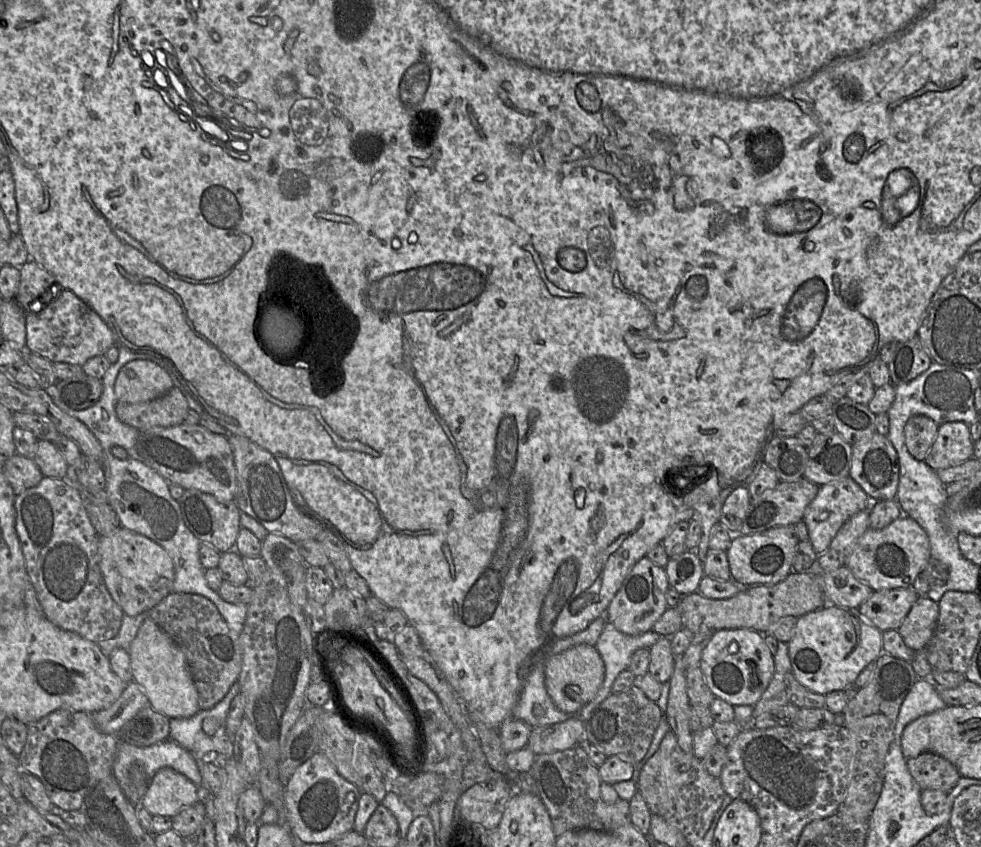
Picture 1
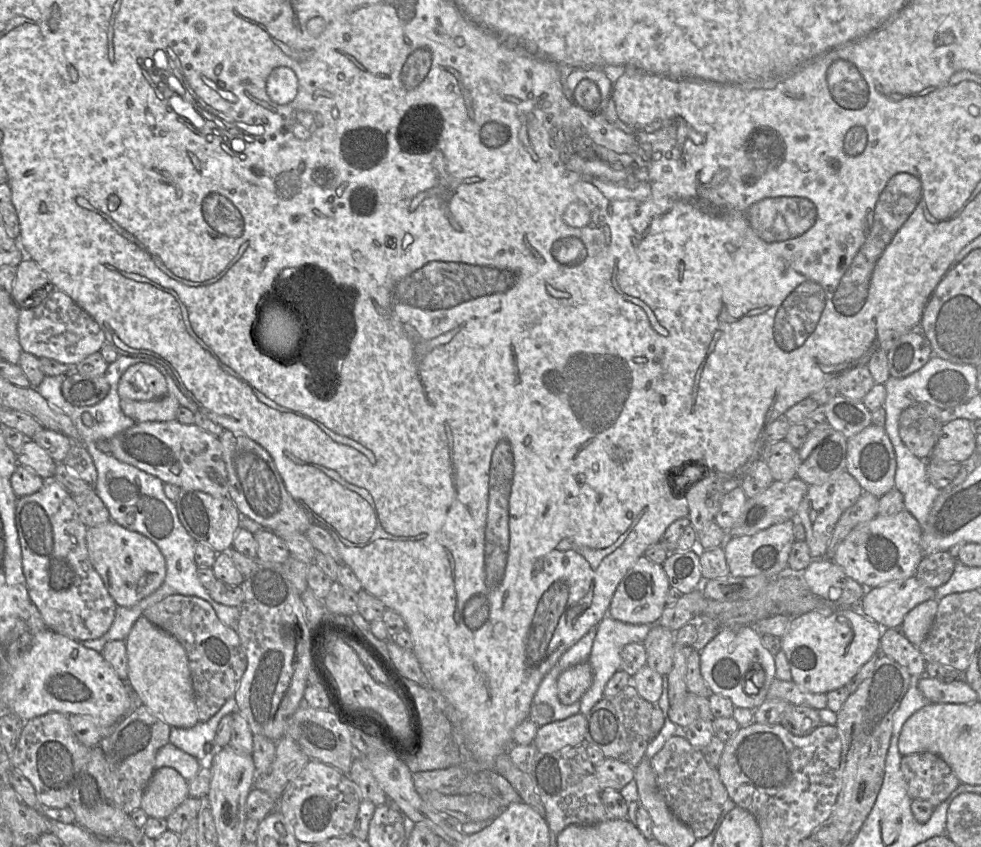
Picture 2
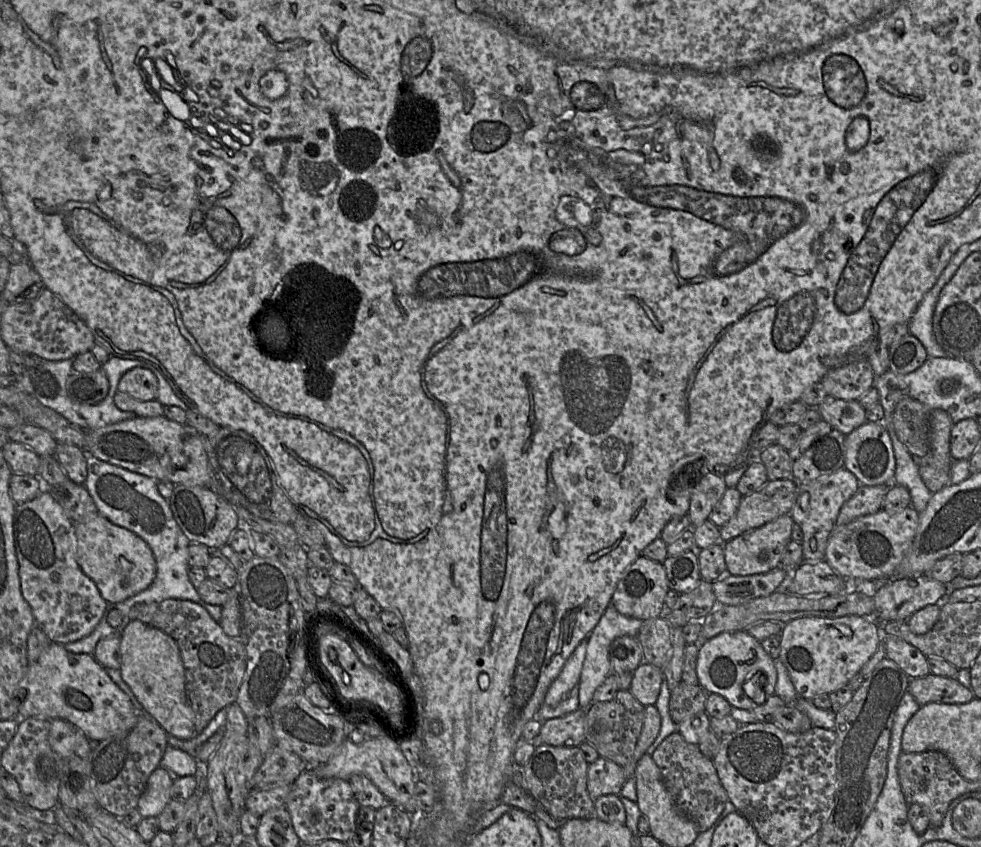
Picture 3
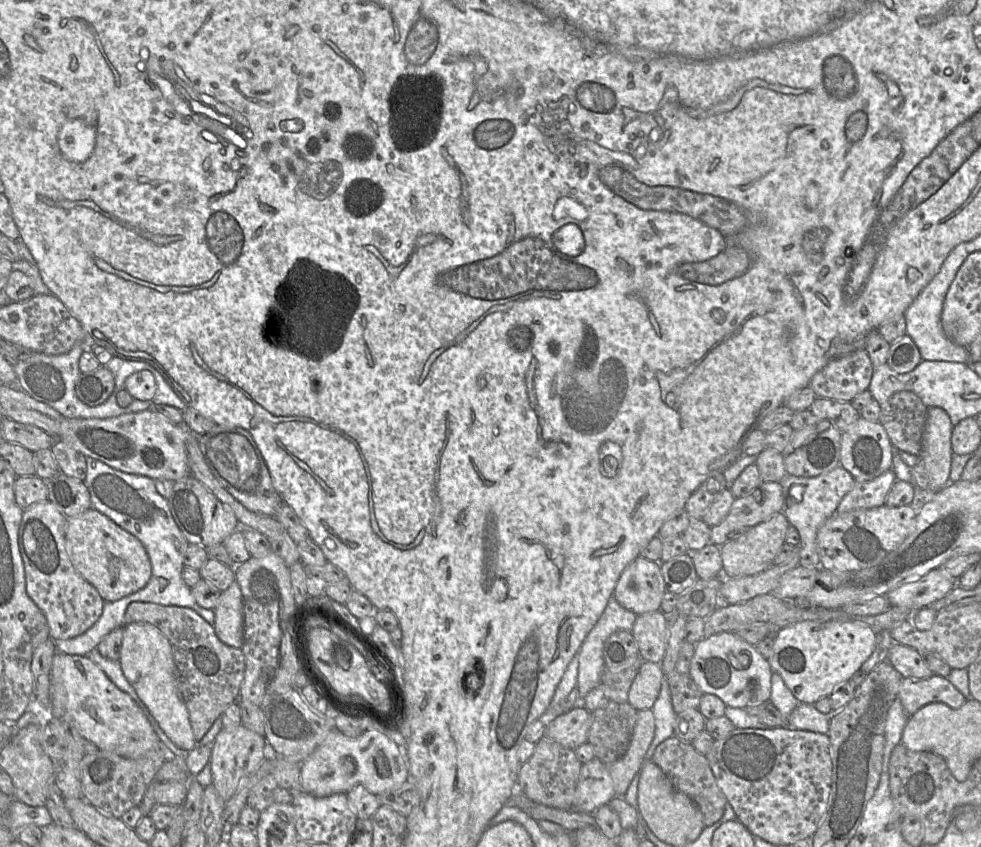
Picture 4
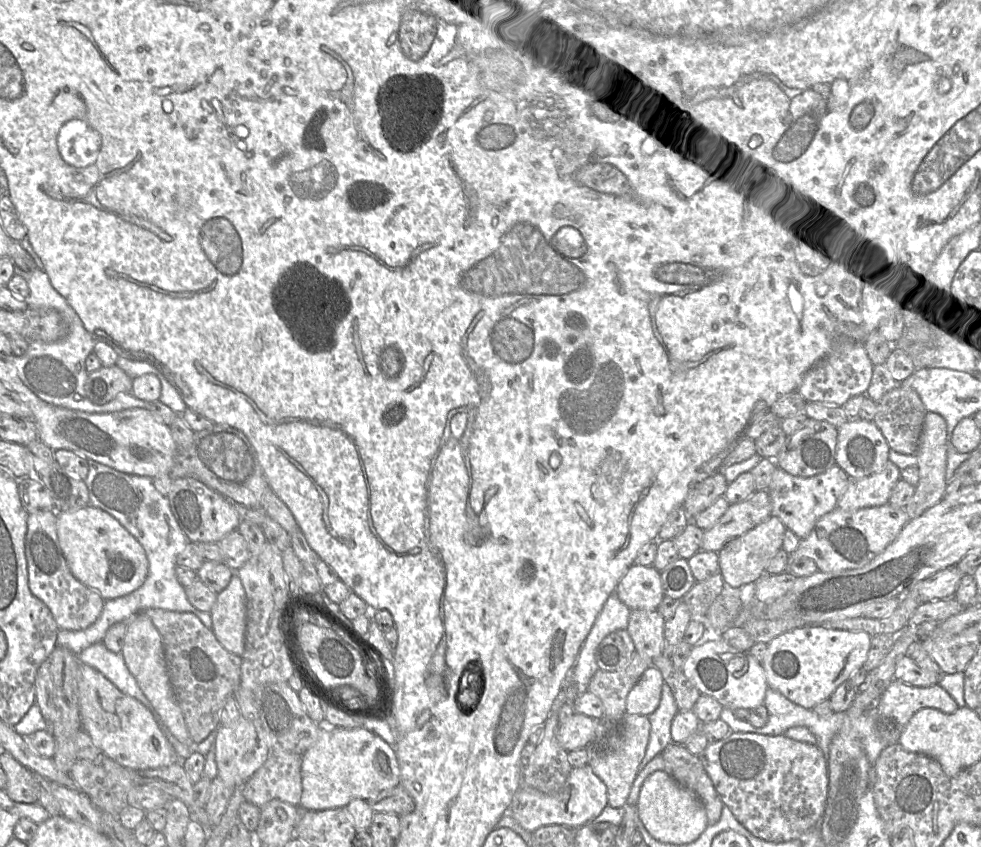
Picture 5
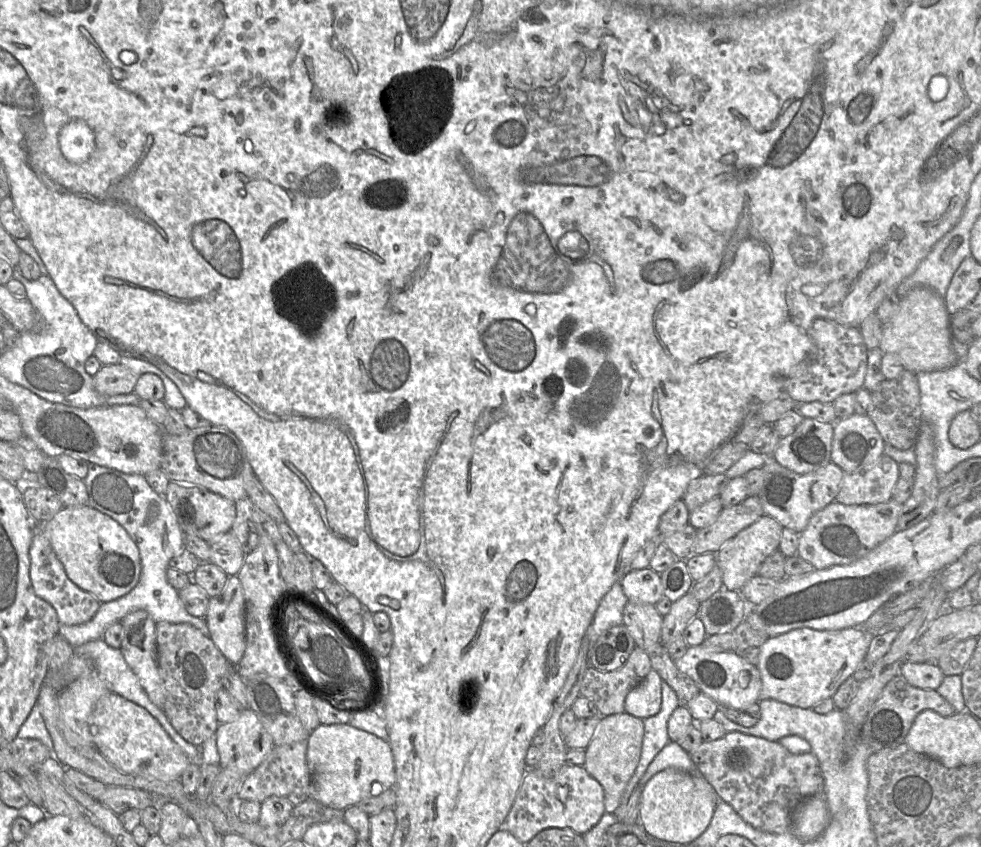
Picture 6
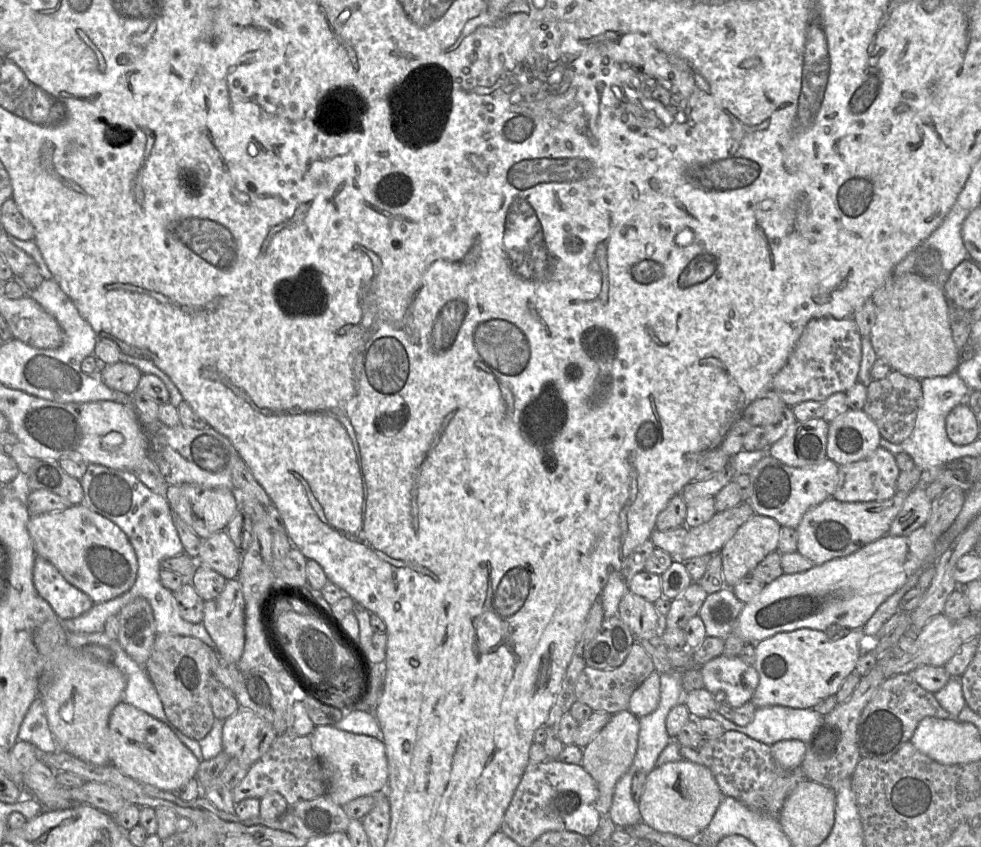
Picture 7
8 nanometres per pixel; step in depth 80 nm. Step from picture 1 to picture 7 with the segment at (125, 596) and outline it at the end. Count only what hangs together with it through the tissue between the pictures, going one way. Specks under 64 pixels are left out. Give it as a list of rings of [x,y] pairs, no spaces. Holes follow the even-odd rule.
[[[82,504],[31,516],[27,529],[36,556],[52,563],[67,582],[87,594],[94,603],[123,594],[136,580],[138,561],[127,535],[115,523]]]

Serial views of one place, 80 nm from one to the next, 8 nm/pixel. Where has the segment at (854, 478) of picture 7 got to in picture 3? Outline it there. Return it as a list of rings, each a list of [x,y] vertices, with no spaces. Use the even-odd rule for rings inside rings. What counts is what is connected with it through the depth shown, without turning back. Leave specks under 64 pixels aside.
[[[860,485],[855,494],[840,508],[835,525],[844,525],[865,515],[876,513],[882,508],[882,502],[889,485]]]

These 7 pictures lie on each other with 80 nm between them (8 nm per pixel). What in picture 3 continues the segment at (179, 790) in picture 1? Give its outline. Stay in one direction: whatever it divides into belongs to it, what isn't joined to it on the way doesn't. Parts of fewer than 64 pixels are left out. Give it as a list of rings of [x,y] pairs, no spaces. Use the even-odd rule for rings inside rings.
[[[161,766],[151,773],[137,805],[143,818],[157,817],[171,801],[170,790],[174,778],[167,769]]]

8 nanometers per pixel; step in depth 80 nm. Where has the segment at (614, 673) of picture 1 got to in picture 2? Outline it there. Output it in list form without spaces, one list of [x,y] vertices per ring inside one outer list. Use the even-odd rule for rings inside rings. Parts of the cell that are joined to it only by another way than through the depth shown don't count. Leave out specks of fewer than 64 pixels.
[[[606,615],[596,627],[596,636],[592,645],[592,650],[588,658],[588,663],[593,670],[593,682],[590,688],[580,699],[580,713],[587,715],[591,708],[604,696],[604,687],[609,679],[620,670],[621,650],[629,643],[643,643],[652,625],[629,624]]]

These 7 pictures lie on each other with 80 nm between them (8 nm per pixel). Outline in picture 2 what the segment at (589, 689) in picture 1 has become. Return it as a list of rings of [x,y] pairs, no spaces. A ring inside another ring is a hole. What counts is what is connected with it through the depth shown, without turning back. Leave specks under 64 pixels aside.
[[[588,661],[564,670],[557,680],[559,700],[565,705],[580,701],[592,682],[593,670]]]

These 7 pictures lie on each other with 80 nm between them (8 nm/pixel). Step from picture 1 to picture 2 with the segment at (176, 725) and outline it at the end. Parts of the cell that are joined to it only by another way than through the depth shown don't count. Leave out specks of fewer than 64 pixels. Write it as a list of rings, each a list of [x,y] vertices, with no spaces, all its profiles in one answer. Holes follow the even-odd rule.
[[[233,696],[208,721],[199,721],[190,728],[171,727],[169,742],[196,759],[201,760],[208,754],[205,750],[205,744],[213,741],[221,719],[236,710],[236,701]]]

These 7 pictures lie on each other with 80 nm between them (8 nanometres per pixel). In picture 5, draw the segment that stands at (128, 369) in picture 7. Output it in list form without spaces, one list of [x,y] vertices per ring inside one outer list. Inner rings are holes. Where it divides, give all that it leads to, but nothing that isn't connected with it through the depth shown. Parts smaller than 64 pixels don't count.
[[[102,366],[88,373],[85,393],[92,403],[100,406],[113,400],[119,393],[131,393],[132,384],[133,379],[118,366]]]

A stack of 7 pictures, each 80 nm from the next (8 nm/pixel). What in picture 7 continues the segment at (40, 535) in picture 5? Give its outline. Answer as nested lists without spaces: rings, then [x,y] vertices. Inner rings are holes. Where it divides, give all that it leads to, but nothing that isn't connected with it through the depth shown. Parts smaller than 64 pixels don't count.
[[[40,556],[34,560],[33,584],[60,620],[79,617],[94,604],[87,594],[67,582],[52,563]]]

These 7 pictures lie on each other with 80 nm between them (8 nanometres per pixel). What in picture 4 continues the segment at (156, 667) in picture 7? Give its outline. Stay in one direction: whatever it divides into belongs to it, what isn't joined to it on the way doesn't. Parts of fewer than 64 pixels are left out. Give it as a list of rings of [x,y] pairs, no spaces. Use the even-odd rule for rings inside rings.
[[[132,602],[125,612],[125,623],[132,622],[152,624],[169,640],[178,671],[178,687],[188,709],[194,738],[196,741],[201,740],[226,708],[231,703],[238,702],[245,673],[245,658],[242,648],[234,648],[224,644],[216,635],[214,626],[187,607],[165,606],[152,602]]]

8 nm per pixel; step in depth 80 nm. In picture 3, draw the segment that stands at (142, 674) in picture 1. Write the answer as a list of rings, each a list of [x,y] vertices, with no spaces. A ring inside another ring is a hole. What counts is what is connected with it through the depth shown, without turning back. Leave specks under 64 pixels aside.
[[[131,620],[121,634],[121,676],[144,709],[168,733],[187,740],[196,735],[195,714],[185,691],[185,669],[176,641],[164,631]]]

